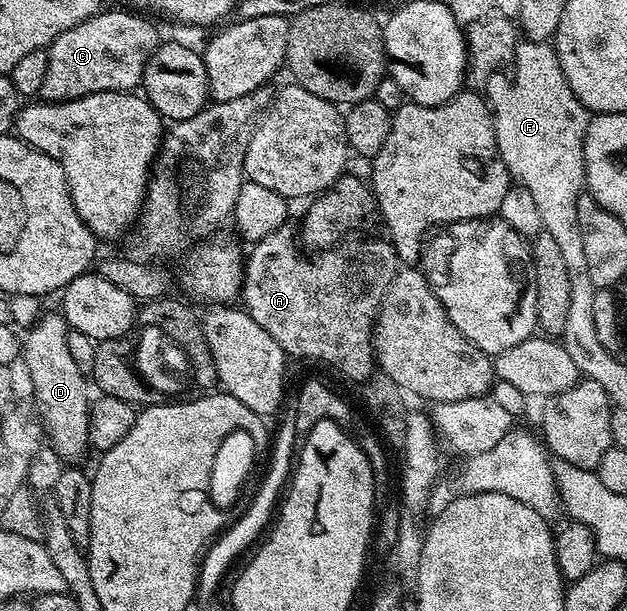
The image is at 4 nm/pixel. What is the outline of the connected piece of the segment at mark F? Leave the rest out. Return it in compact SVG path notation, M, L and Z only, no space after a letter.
M524 40L519 43L515 69L510 75L510 85L503 94L504 99L494 106L498 152L506 164L509 175L519 185L527 188L530 196L534 196L534 204L538 204L538 212L542 216L543 233L554 236L554 241L562 251L566 272L573 280L580 278L587 280L590 276L590 267L586 264L586 247L582 245L582 228L578 224L578 200L586 190L584 137L590 111L580 103L578 96L574 96L570 84L566 84L562 64L555 49L548 42Z

